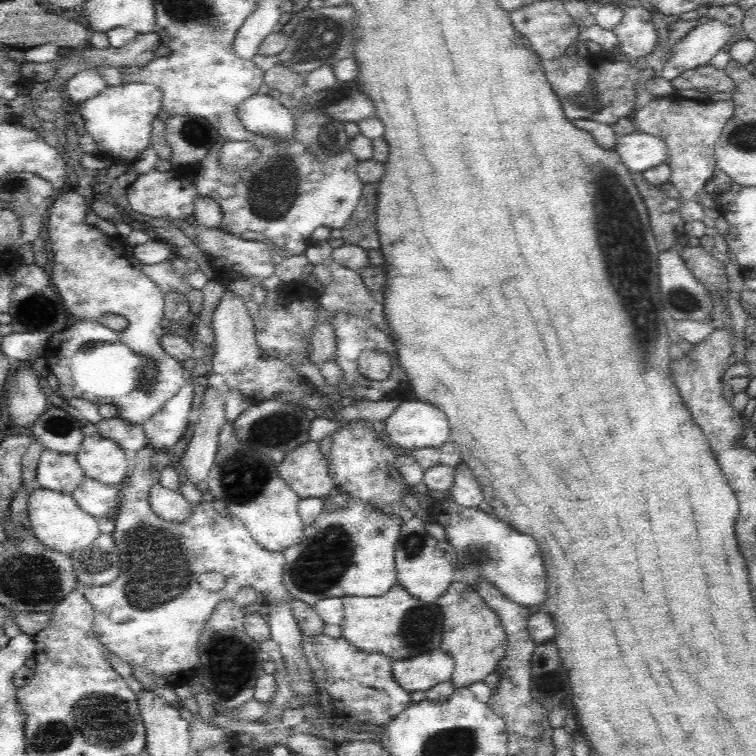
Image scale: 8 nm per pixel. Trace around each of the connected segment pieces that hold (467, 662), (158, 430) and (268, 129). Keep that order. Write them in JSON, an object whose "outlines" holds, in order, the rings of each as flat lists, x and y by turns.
{"outlines":[[[452,582,439,598,443,614,443,631,440,650,449,654,455,662,450,680,455,688,469,687,480,682,499,667,505,656,507,636,499,616,478,596,475,587,464,582]],[[187,373,180,392,170,398,164,407,156,412,143,425,147,446,170,448,174,446,189,425,188,414,192,409,194,385,192,376]],[[256,93,248,97,238,108,238,117,246,130,280,141,294,138,296,121,294,109,286,108,279,99,269,93]]]}

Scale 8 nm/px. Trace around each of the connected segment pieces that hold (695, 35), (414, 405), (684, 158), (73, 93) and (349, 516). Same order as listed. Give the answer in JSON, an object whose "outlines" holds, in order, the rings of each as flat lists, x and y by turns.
{"outlines":[[[708,19,698,23,680,42,672,43,670,57,660,76,672,81,686,70,706,66,736,35,736,28,724,20]],[[402,400,384,420,388,443,406,450,440,448,450,438,450,426,444,412,434,404,420,400]],[[674,93,668,97,655,97,643,108,636,108,632,114,631,119,636,132,657,136,665,142,665,162,671,168,668,181,679,191,679,211,685,223,702,221,706,216,707,210,698,203,697,195,706,182,711,180,716,170,713,146,733,112,734,105,731,100,706,100,701,105,694,104,693,99]],[[86,67,75,75,66,85,66,94,70,105,84,102,108,88,108,83,101,70]],[[335,486,330,491,330,494,323,498,323,509,318,518,303,530,300,543,283,551,285,556,283,566,284,585,286,585,292,598,300,599,311,605,315,605,319,600,324,600,325,598,382,596,397,583,395,546,403,524,404,521,402,521,400,515,384,513,376,505,354,498,354,496]]]}

